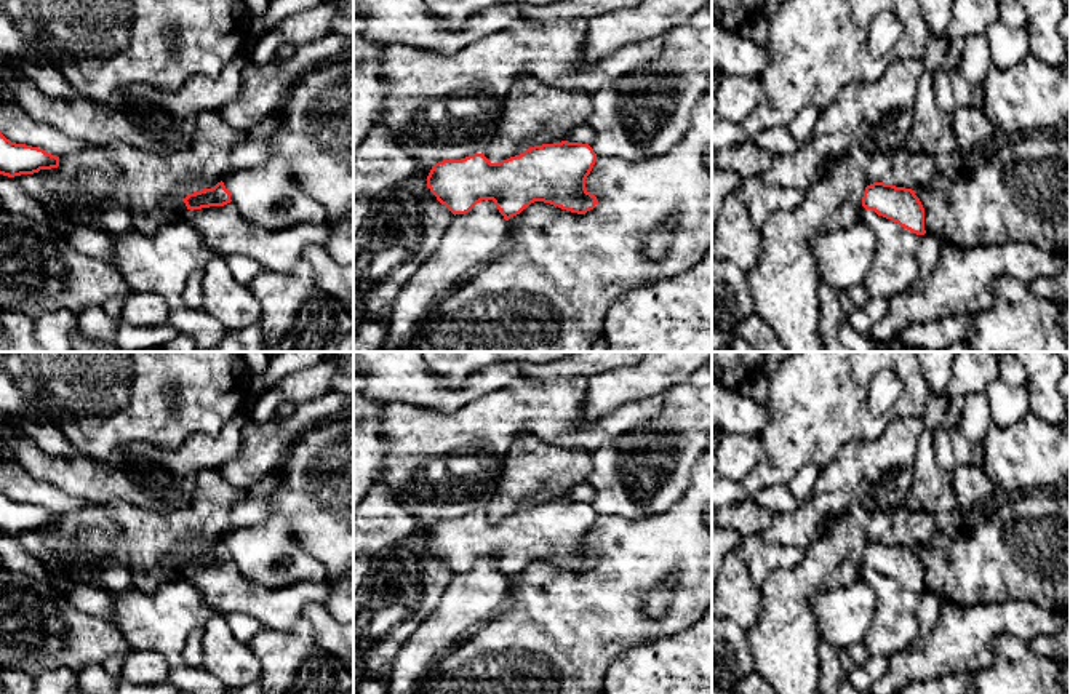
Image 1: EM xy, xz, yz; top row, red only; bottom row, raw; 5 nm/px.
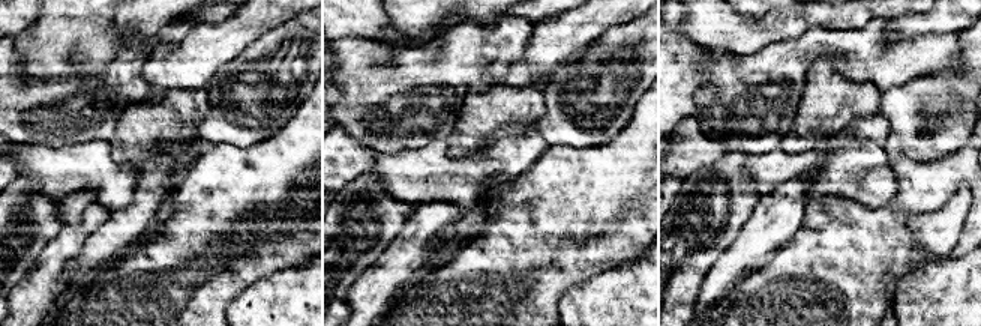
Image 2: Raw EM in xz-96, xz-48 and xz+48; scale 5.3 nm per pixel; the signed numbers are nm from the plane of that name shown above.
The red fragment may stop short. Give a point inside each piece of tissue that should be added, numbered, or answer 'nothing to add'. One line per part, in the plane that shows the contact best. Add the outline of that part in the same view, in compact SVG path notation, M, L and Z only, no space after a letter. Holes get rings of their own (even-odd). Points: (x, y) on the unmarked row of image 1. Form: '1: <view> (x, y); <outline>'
nothing to add

